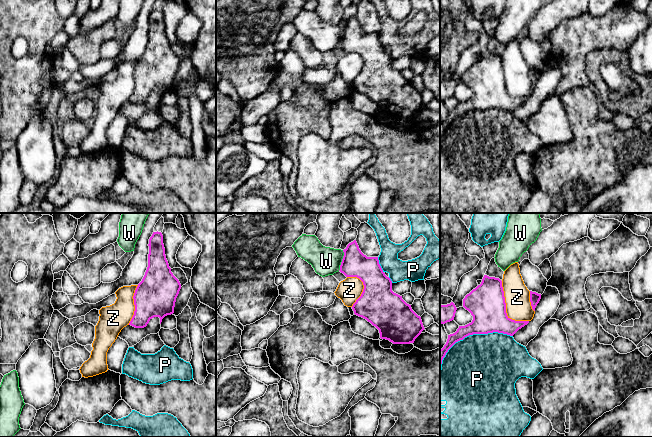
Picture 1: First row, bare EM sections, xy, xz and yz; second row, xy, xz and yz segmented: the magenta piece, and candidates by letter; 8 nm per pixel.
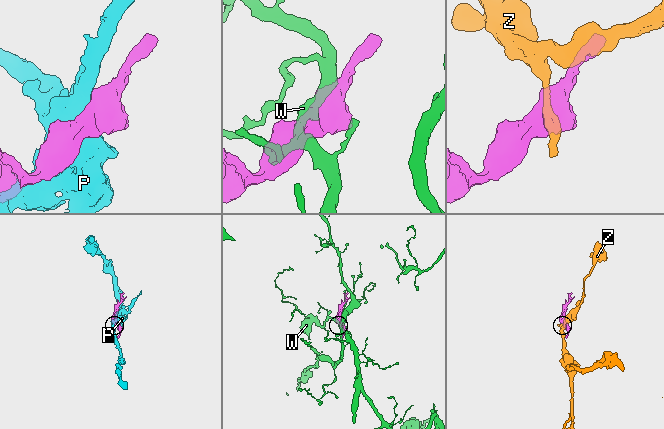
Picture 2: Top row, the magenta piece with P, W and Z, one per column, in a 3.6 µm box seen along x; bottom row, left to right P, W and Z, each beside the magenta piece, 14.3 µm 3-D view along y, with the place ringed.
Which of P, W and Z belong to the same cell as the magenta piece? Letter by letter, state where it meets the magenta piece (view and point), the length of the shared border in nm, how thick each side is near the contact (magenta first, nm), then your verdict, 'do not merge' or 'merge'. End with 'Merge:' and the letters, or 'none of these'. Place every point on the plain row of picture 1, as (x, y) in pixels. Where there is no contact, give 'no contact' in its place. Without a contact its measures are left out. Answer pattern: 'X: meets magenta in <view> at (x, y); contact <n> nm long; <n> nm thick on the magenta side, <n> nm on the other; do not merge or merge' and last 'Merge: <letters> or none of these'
P: meets magenta in yz at (470, 110); contact 650 nm long; 280 nm thick on the magenta side, 480 nm on the other; do not merge
W: meets magenta in xz at (342, 36); contact 170 nm long; 200 nm thick on the magenta side, 220 nm on the other; do not merge
Z: meets magenta in yz at (505, 85); contact 400 nm long; 300 nm thick on the magenta side, 200 nm on the other; do not merge
Merge: none of these

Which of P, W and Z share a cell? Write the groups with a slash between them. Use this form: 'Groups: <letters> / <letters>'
Groups: P / W / Z

